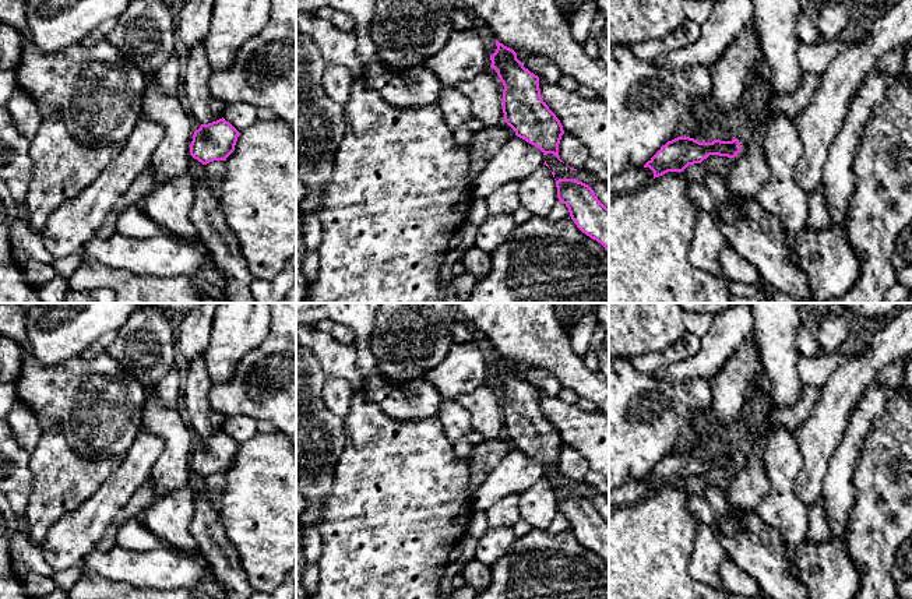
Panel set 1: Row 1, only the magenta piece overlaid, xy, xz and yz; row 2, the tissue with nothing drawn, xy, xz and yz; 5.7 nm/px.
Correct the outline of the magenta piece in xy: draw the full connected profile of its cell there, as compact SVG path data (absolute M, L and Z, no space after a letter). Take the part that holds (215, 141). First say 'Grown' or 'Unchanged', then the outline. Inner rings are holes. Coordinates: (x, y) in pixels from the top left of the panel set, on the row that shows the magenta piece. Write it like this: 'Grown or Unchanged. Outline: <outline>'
Unchanged. Outline: M223 117L208 124L201 124L194 131L190 155L203 165L214 161L226 161L235 151L239 134Z

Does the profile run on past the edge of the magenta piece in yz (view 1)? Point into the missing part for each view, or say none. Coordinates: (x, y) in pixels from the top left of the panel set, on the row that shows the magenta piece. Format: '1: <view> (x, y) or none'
1: none

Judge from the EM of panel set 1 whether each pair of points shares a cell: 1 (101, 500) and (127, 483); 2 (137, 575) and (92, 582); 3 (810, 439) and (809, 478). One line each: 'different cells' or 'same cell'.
1: same cell
2: different cells
3: same cell

